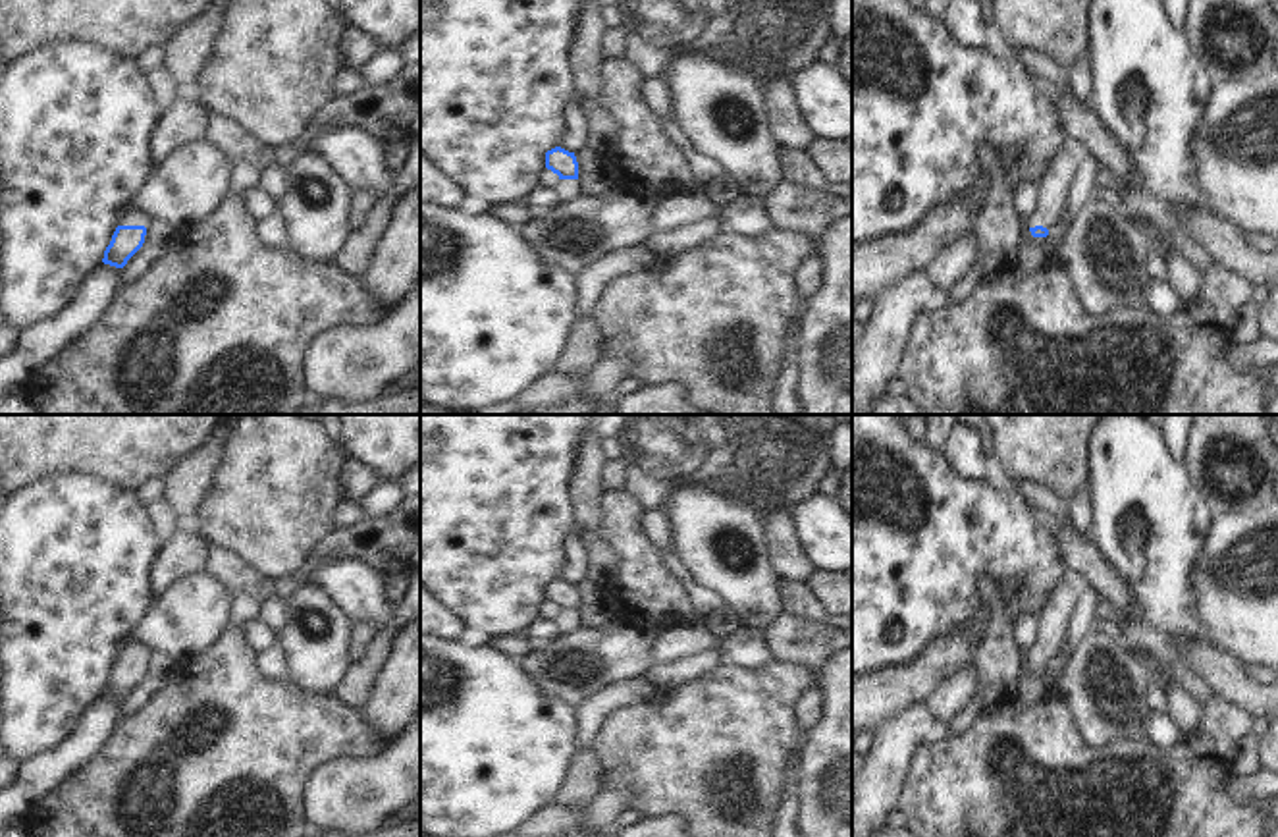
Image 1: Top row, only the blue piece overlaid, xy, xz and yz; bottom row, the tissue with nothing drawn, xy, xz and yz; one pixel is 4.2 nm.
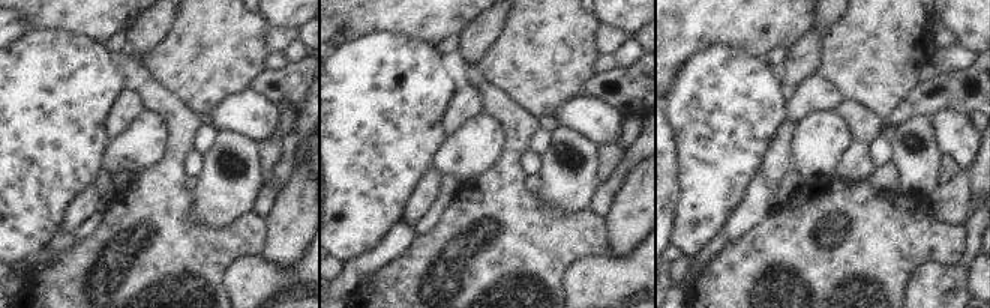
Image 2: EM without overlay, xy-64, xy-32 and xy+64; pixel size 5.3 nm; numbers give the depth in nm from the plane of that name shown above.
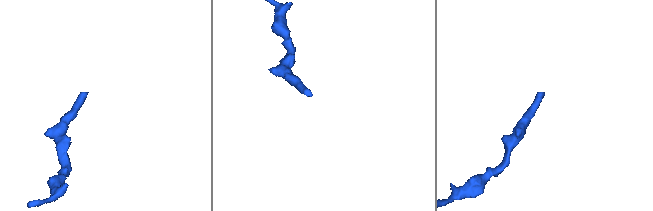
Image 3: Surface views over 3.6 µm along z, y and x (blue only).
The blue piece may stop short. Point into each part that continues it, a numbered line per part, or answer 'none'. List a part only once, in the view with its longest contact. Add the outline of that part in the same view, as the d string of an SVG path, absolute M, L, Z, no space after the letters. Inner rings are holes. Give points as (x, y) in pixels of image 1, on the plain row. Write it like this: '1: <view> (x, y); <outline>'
1: xy (132, 648); M129 638L125 642L125 646L121 648L121 652L118 654L118 658L148 658L150 650L146 646L143 646L141 642L135 642L133 638Z

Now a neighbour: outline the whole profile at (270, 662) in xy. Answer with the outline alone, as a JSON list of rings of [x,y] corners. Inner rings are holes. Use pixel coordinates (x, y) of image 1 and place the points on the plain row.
[[[272,646],[254,656],[254,667],[270,681],[281,681],[285,677],[285,656],[278,646]]]

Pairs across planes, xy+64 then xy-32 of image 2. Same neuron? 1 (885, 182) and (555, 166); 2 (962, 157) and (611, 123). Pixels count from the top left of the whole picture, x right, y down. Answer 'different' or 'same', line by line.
1: different
2: same

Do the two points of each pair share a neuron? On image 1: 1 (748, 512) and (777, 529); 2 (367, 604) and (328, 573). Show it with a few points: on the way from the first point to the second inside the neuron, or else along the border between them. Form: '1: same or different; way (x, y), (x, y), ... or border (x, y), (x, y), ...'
1: different; border (785, 506), (766, 513), (768, 566)
2: same; way (357, 594), (338, 579)

